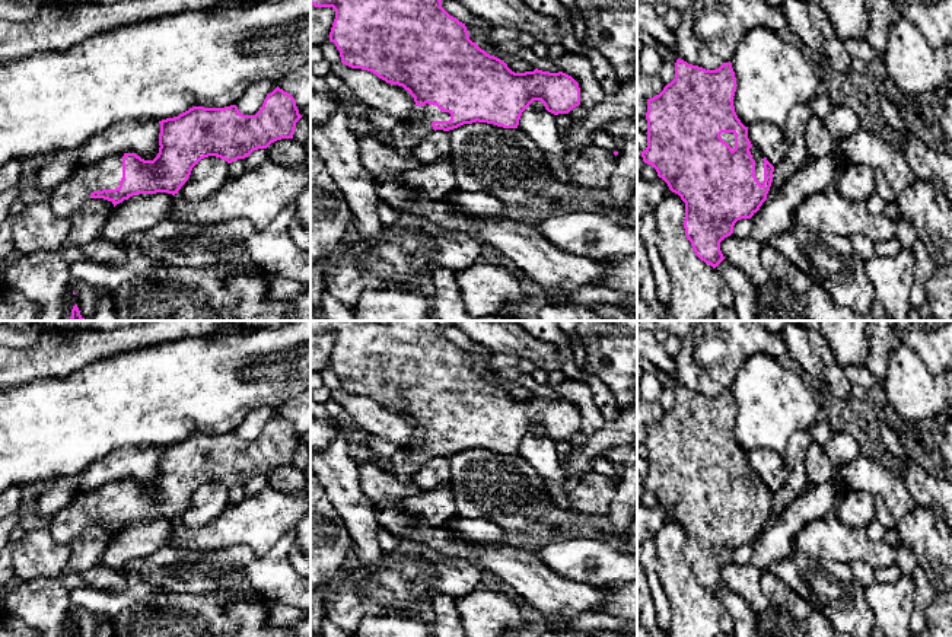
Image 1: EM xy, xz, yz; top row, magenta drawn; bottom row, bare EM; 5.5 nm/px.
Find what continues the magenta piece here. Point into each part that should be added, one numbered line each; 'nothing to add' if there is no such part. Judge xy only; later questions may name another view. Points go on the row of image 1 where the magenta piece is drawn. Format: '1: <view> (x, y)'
1: xy (76, 188)

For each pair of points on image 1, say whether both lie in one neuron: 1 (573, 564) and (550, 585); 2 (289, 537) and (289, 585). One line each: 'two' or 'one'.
1: two
2: one

